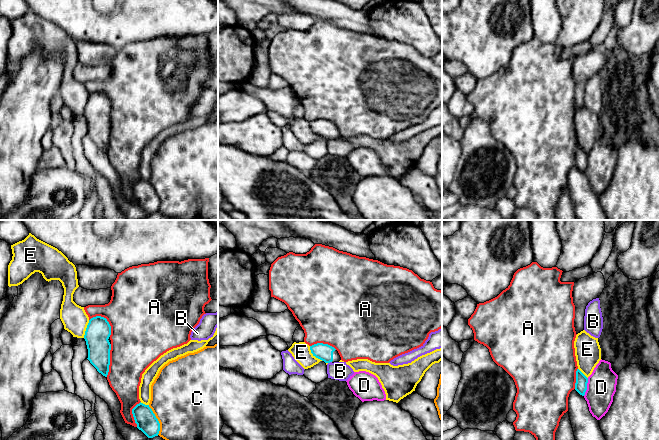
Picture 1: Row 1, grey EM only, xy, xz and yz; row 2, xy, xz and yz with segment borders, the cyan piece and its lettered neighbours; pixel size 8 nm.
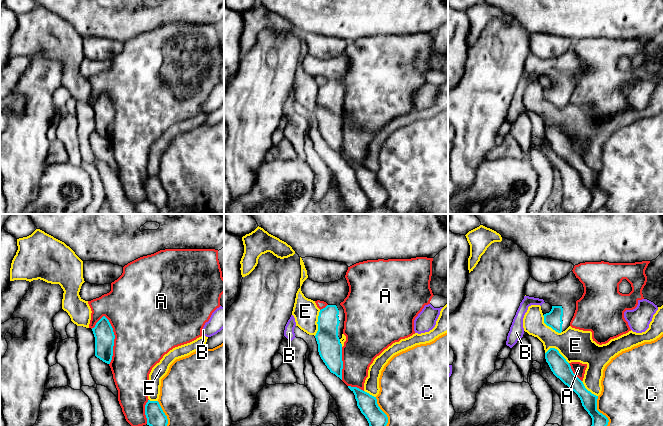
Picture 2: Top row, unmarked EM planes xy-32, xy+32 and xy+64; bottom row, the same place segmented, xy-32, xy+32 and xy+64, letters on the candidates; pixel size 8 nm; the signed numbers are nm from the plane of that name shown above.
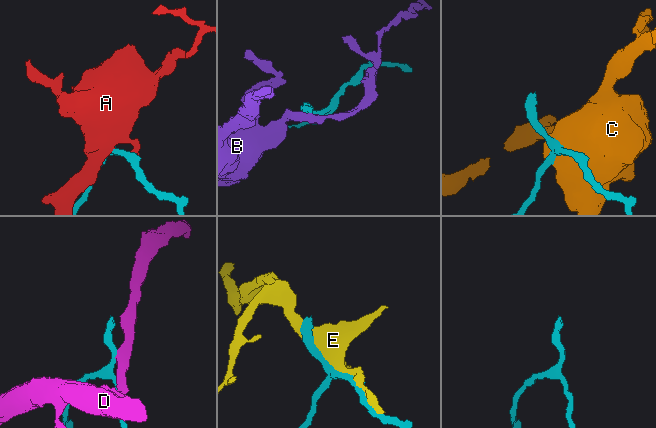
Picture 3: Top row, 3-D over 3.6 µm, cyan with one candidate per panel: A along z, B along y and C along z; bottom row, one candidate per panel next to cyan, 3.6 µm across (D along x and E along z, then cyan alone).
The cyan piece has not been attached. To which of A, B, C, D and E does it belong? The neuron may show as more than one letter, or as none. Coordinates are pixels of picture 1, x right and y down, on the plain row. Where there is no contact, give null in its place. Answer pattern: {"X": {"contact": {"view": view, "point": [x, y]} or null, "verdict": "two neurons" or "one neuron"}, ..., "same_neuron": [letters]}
{"A": {"contact": {"view": "xy", "point": [106, 95]}, "verdict": "two neurons"}, "B": {"contact": {"view": "xz", "point": [329, 138]}, "verdict": "two neurons"}, "C": {"contact": {"view": "xy", "point": [157, 196]}, "verdict": "two neurons"}, "D": {"contact": {"view": "yz", "point": [586, 163]}, "verdict": "two neurons"}, "E": {"contact": {"view": "xz", "point": [314, 131]}, "verdict": "two neurons"}, "same_neuron": []}

